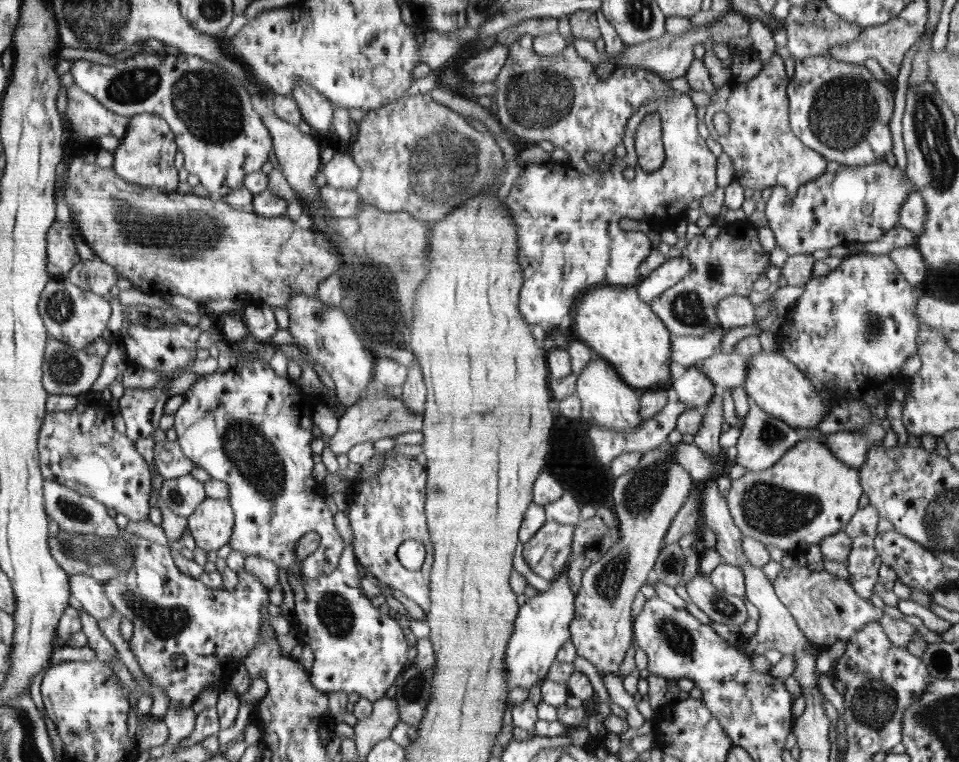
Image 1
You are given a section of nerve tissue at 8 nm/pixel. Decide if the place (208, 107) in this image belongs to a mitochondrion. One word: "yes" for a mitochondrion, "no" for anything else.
yes

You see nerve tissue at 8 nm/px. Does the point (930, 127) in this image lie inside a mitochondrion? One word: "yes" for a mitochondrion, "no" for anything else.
yes

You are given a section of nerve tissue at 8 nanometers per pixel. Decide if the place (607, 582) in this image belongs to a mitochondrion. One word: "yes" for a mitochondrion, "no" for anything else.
yes

